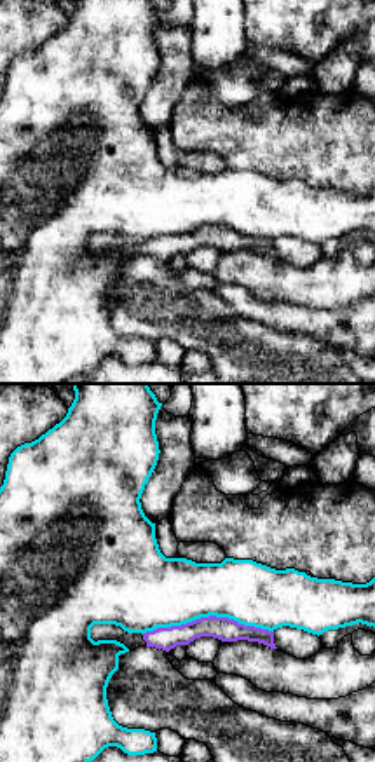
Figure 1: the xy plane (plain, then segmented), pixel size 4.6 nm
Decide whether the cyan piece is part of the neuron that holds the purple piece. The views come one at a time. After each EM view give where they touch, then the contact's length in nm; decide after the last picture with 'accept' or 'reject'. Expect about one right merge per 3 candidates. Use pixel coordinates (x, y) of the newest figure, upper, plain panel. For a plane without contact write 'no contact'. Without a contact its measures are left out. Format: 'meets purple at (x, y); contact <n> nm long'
meets purple at (206, 227); contact 600 nm long

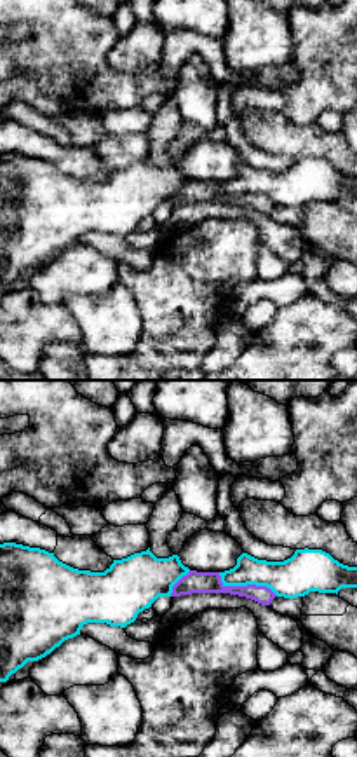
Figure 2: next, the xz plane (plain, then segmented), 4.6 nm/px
meets purple at (248, 194); contact 300 nm long

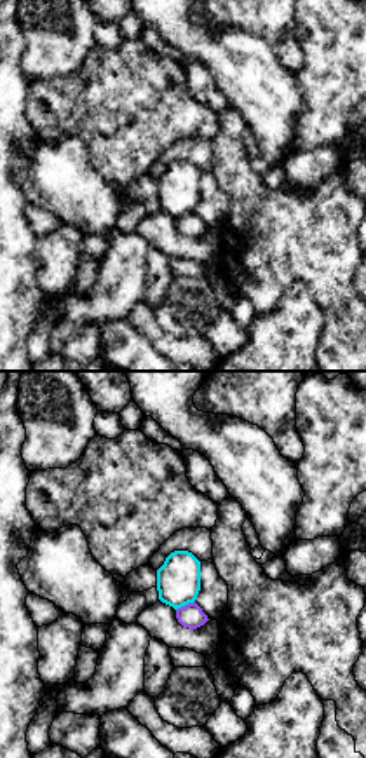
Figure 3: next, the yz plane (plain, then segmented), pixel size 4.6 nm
meets purple at (185, 215); contact 100 nm long

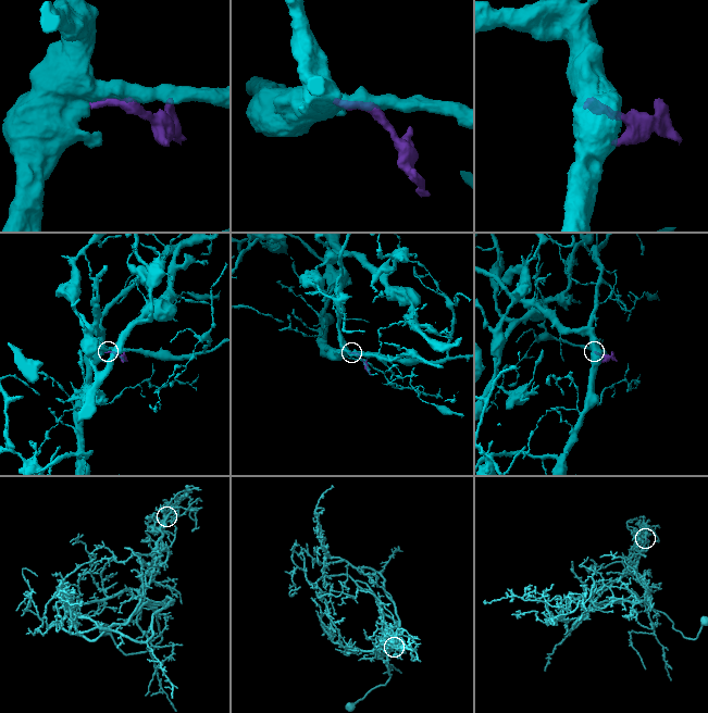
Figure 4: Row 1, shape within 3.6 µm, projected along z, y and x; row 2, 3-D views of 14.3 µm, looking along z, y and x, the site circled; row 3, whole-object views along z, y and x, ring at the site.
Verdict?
reject

